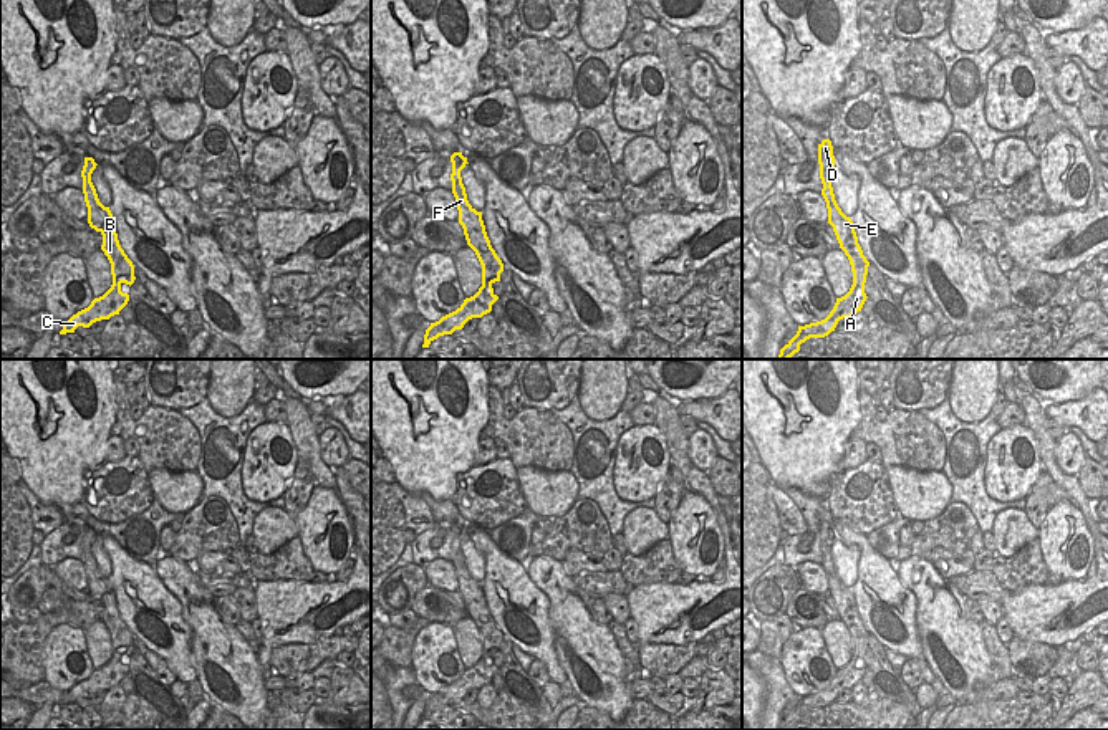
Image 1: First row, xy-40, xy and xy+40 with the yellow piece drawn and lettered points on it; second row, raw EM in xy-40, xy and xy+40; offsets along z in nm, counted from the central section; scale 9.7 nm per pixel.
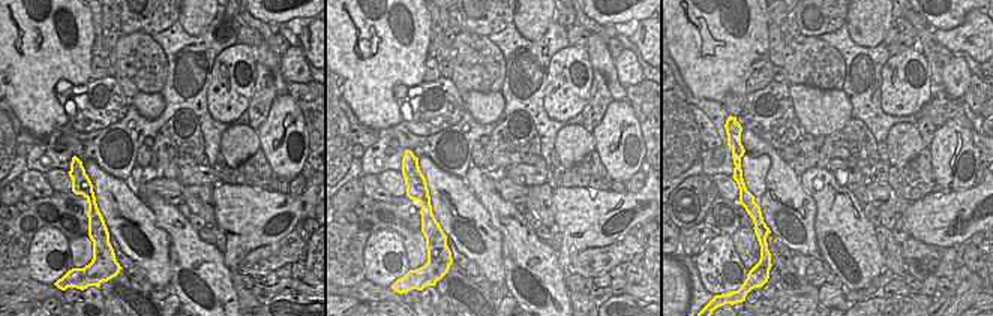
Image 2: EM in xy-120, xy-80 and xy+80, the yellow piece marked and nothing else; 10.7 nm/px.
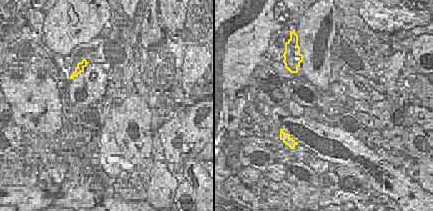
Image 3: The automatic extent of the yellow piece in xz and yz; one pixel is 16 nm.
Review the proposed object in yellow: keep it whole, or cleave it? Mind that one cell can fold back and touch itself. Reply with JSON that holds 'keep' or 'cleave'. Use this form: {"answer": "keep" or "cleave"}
{"answer": "keep"}

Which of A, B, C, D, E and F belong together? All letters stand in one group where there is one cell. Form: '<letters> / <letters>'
A B C D E F

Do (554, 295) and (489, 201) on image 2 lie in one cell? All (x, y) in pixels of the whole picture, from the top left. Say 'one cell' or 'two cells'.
one cell

